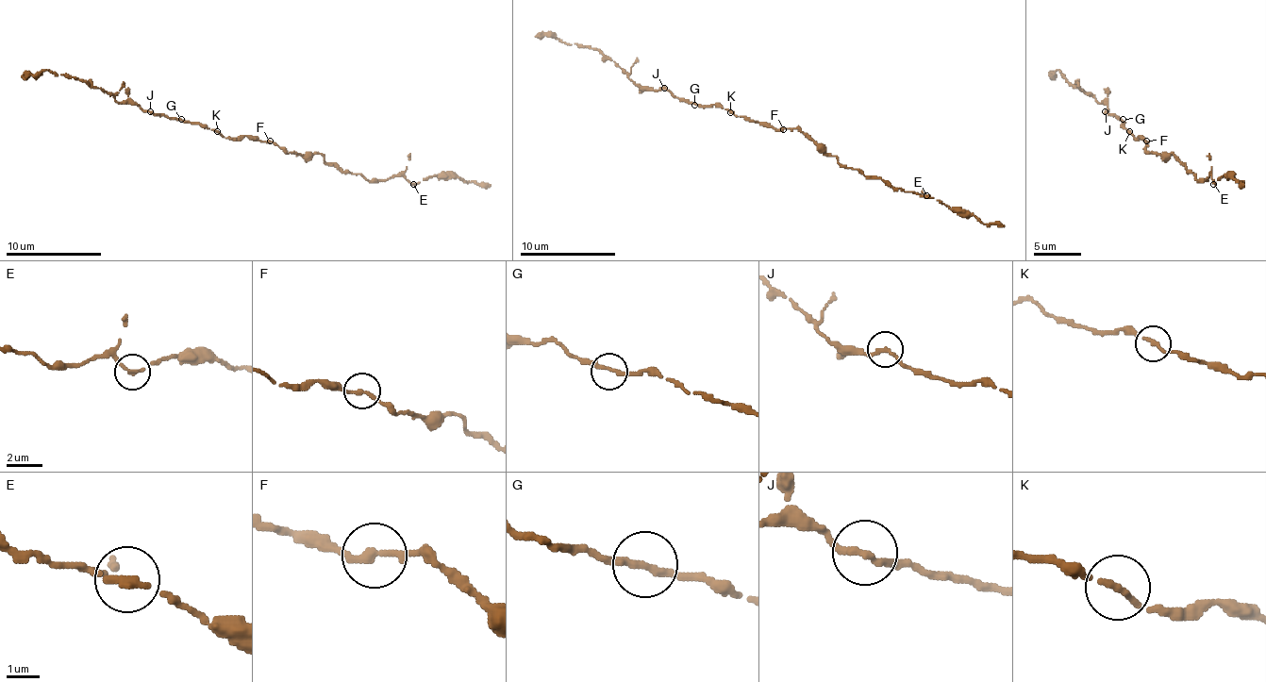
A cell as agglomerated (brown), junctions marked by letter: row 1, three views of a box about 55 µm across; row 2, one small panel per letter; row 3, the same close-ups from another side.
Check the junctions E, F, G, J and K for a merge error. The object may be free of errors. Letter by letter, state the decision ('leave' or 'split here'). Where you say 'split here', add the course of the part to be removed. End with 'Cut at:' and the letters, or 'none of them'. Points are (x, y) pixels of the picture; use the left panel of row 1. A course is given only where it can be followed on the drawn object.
E: leave
F: leave
G: leave
J: leave
K: leave
Cut at: none of them

